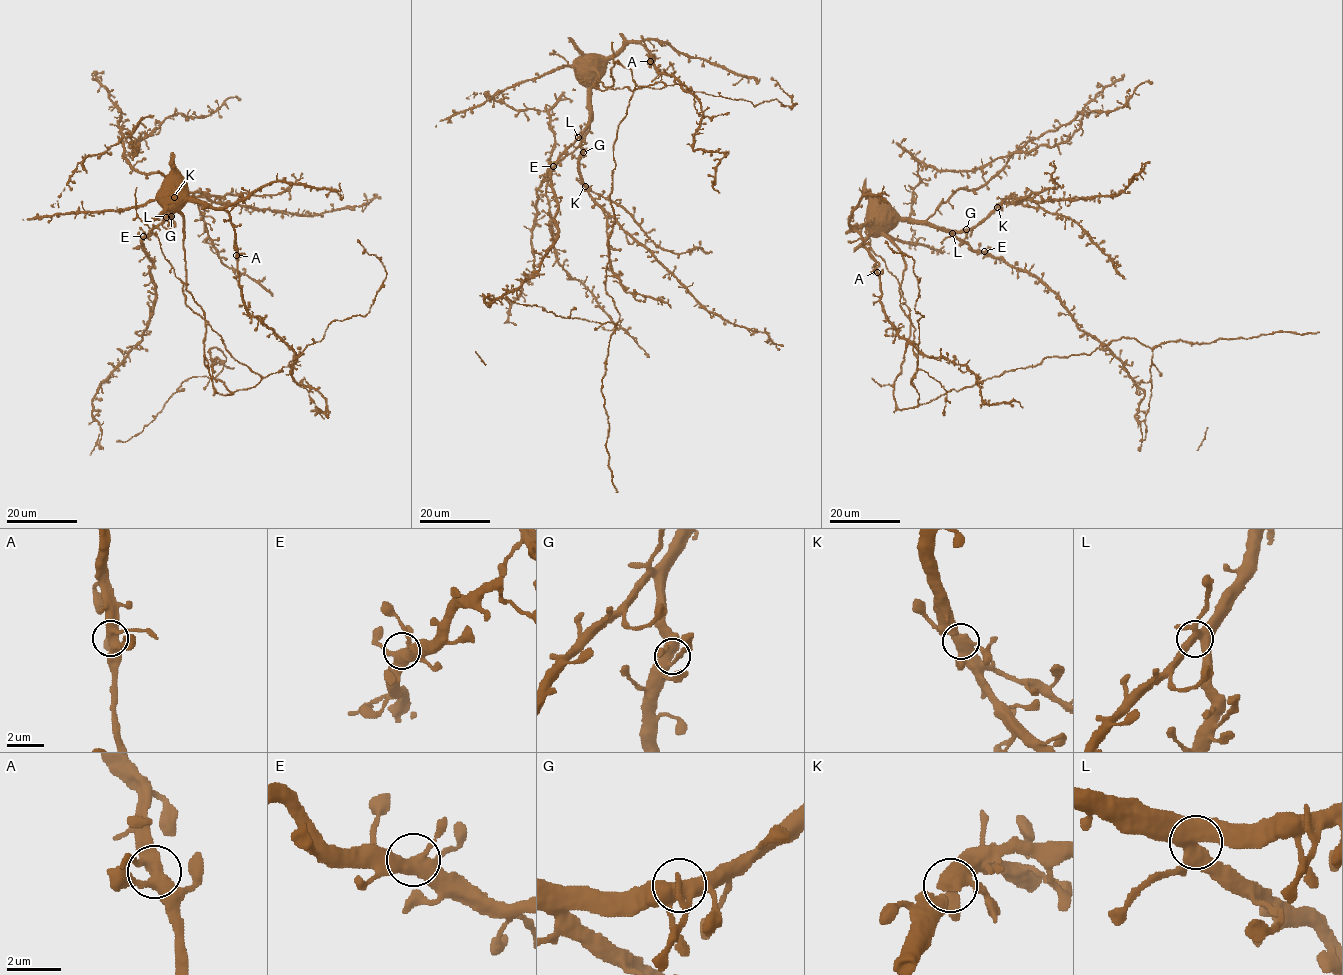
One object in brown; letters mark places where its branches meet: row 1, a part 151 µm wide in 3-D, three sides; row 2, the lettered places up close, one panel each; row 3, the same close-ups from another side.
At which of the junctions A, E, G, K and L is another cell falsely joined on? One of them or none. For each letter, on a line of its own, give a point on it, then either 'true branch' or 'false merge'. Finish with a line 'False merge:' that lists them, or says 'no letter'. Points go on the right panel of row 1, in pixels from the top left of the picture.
A: at (877, 272); true branch
E: at (984, 251); true branch
G: at (966, 229); true branch
K: at (997, 207); true branch
L: at (952, 233); true branch
False merge: no letter

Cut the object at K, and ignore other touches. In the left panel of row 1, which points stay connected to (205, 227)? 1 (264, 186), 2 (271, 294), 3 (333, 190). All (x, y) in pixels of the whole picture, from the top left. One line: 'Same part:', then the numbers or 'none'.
Same part: 2

